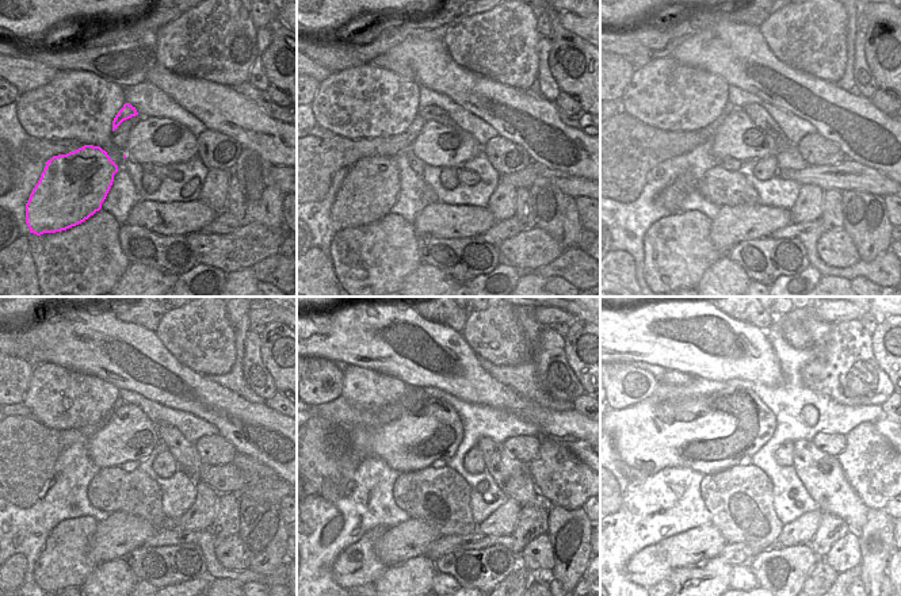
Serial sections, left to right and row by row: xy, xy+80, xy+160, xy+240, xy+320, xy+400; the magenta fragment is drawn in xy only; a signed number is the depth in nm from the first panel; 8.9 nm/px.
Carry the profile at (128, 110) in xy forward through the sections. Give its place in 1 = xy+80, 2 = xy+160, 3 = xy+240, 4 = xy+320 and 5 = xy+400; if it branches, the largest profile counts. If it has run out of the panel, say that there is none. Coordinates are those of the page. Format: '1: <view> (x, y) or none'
1: xy+80 (431, 114)
2: xy+160 (758, 114)
3: xy+240 (184, 453)
4: xy+320 (512, 477)
5: xy+400 (821, 474)

